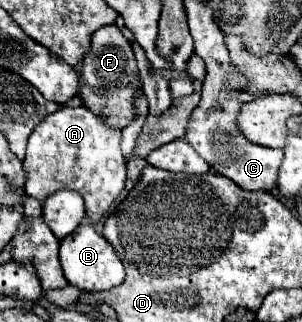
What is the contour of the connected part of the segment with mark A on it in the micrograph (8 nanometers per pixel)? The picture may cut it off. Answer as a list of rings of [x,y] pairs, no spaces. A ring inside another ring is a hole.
[[[64,106],[56,110],[40,126],[36,126],[34,134],[30,134],[28,138],[28,150],[24,158],[24,170],[28,180],[26,180],[24,192],[44,202],[56,190],[62,190],[62,188],[76,190],[78,194],[82,194],[86,202],[88,218],[94,222],[104,222],[108,218],[110,206],[120,196],[126,182],[126,158],[120,150],[120,142],[122,142],[122,130],[108,126],[100,116],[90,112],[86,106],[78,106],[78,108]]]

